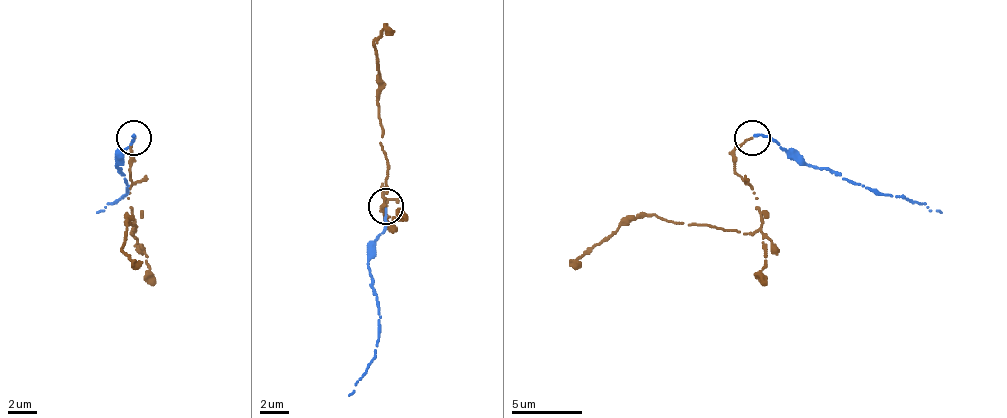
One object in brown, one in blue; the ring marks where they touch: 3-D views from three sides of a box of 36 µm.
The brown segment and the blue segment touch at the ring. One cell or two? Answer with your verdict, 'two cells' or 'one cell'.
one cell

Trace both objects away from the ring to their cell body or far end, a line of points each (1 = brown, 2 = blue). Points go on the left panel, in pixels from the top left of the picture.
1: (133, 137), (129, 169), (133, 233), (136, 225), (129, 225), (126, 215), (122, 250), (133, 261), (143, 261)
2: (133, 137), (115, 165), (129, 186), (126, 194), (97, 211)

